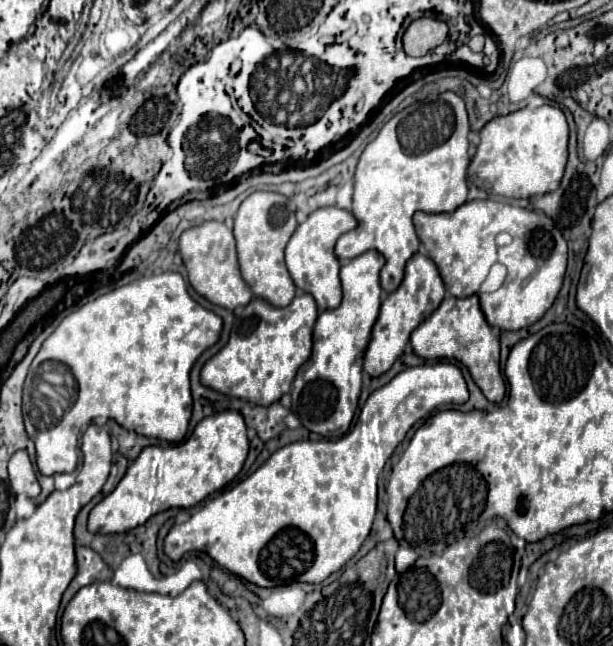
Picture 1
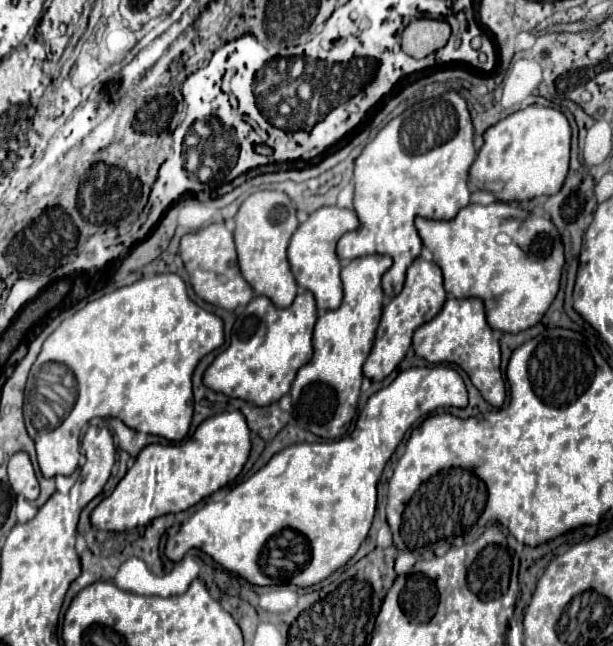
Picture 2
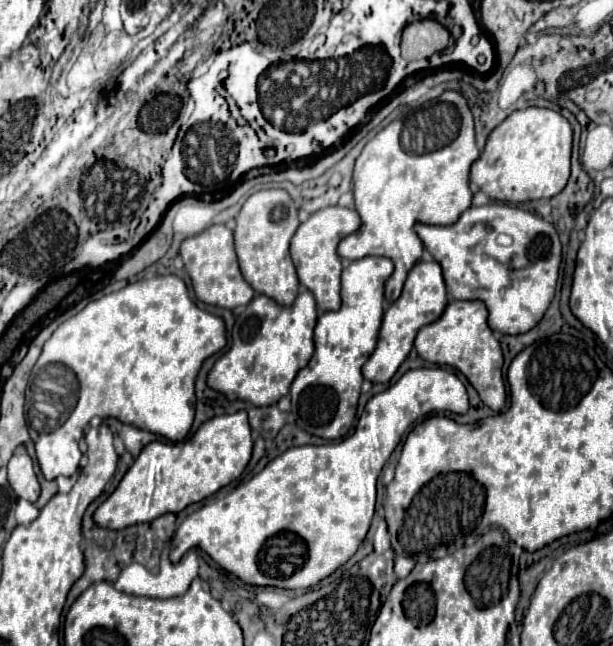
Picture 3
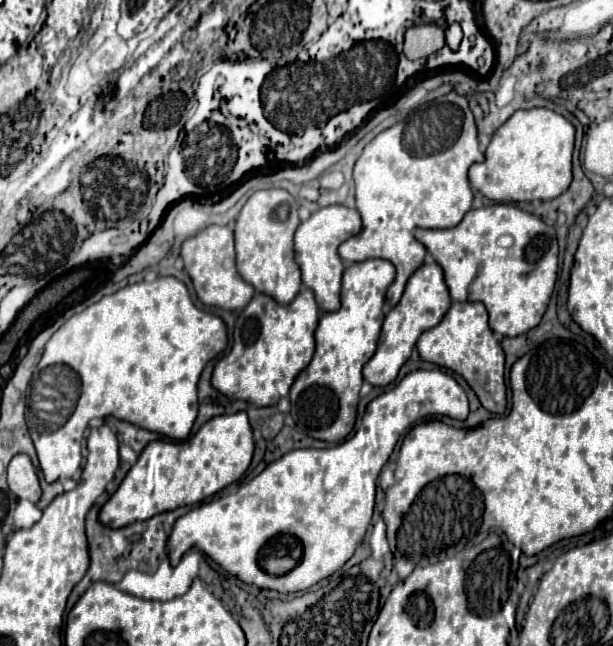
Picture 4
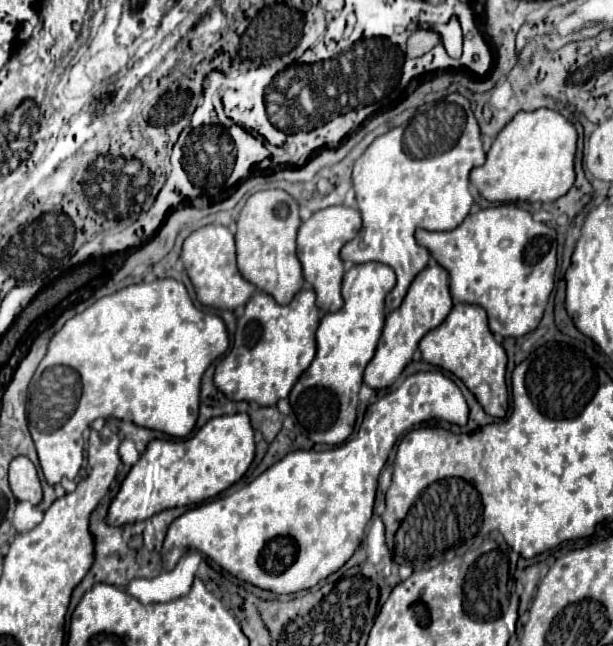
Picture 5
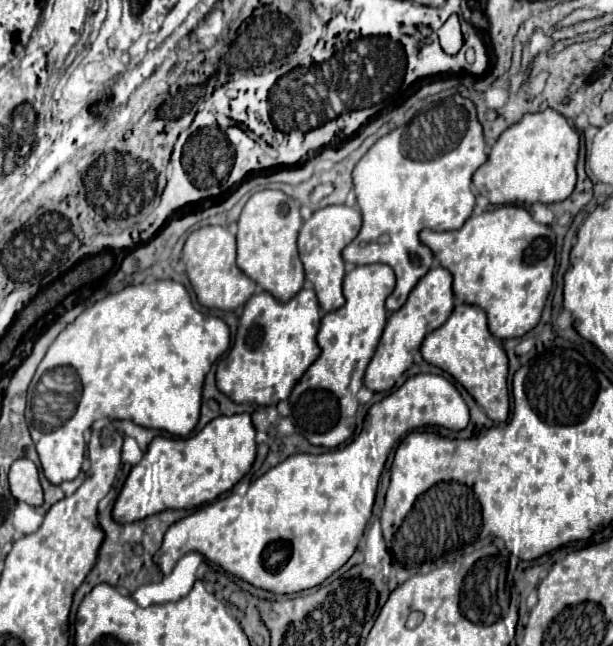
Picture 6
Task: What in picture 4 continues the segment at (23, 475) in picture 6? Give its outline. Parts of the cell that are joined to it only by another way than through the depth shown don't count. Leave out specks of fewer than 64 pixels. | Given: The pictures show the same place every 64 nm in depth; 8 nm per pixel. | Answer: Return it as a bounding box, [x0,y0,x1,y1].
[8,454,40,502]

